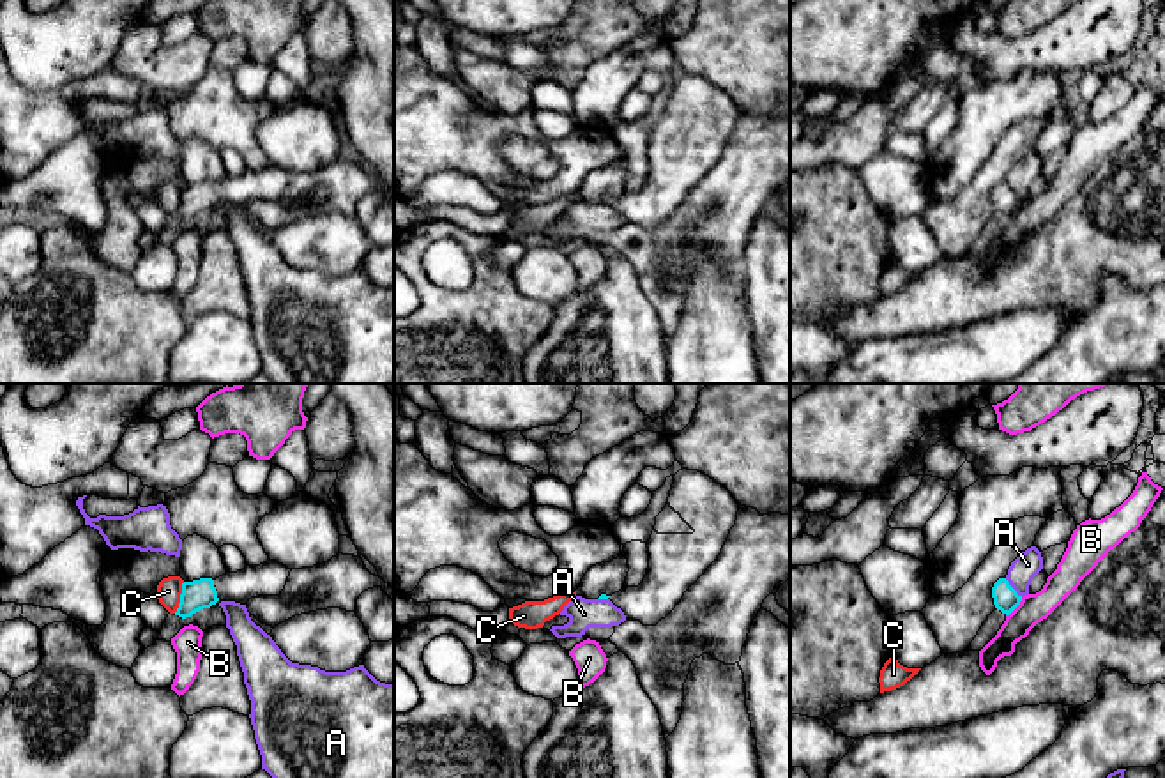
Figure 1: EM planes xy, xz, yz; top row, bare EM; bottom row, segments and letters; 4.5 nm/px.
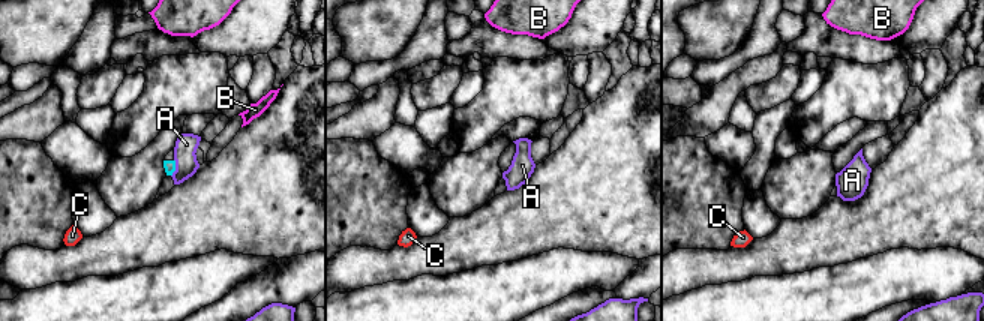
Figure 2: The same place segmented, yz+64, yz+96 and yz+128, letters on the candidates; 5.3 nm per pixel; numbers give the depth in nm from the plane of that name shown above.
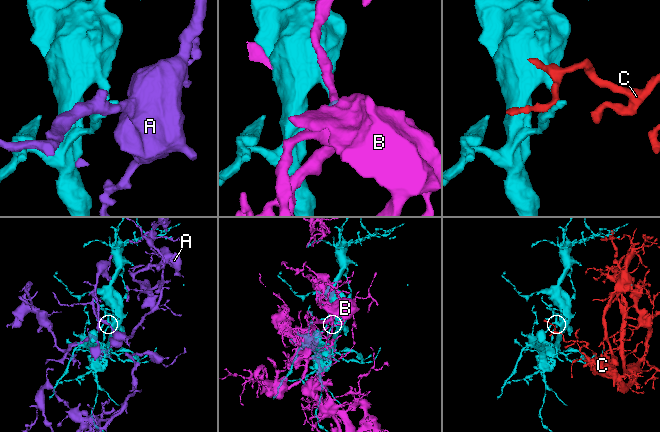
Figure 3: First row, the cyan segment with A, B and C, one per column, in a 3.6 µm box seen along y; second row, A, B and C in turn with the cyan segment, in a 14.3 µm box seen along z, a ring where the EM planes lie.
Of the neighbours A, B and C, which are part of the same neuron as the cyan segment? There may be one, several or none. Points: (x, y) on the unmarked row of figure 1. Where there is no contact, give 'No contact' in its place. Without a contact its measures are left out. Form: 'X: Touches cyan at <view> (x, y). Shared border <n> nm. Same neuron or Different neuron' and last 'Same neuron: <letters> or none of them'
A: Touches cyan at yz (1013, 193). Shared border 120 nm. Different neuron
B: Touches cyan at yz (1015, 211). Shared border 120 nm. Different neuron
C: Touches cyan at xy (181, 202). Shared border 150 nm. Different neuron
Same neuron: none of them

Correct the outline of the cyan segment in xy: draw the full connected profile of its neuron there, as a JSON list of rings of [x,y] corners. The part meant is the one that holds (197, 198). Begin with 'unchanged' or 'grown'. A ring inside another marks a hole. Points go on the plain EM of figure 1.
grown; [[[267,164],[260,170],[246,170],[242,175],[223,180],[200,182],[182,187],[180,207],[175,219],[186,223],[193,217],[210,212],[217,205],[235,205],[246,209],[251,202],[279,200],[290,180],[286,170]]]

